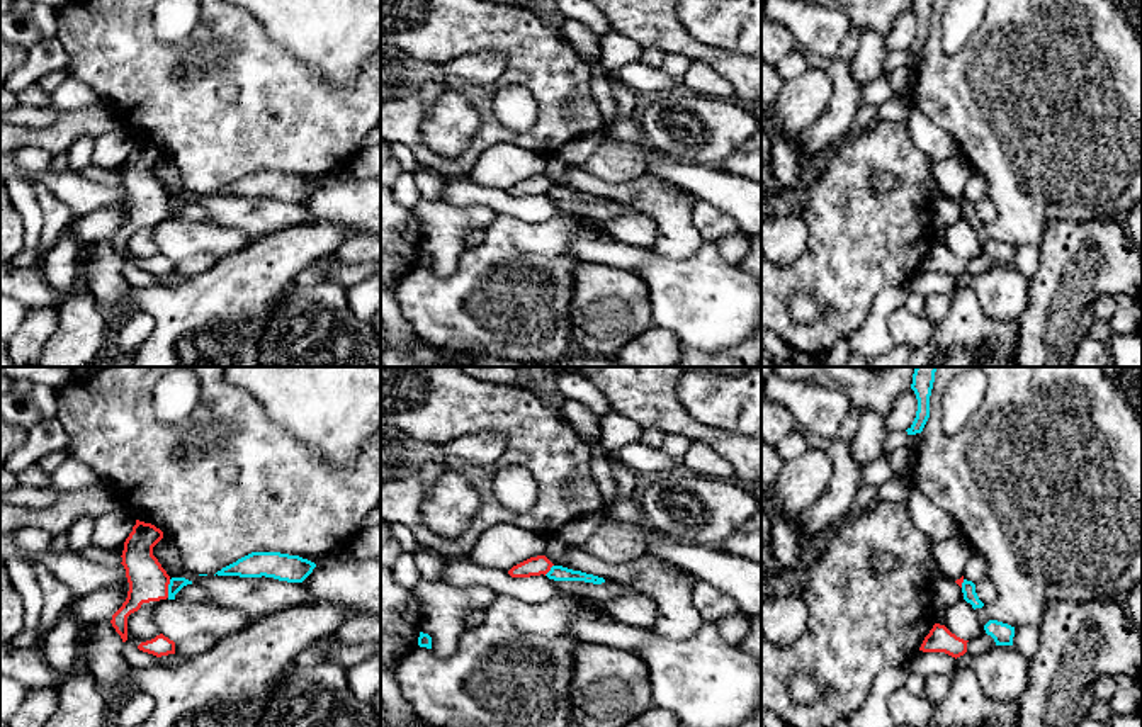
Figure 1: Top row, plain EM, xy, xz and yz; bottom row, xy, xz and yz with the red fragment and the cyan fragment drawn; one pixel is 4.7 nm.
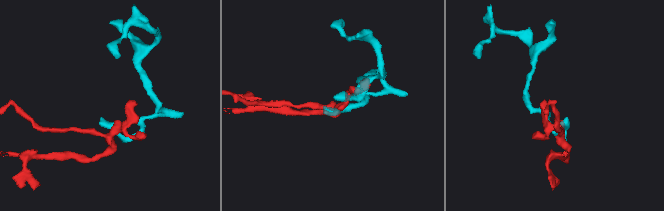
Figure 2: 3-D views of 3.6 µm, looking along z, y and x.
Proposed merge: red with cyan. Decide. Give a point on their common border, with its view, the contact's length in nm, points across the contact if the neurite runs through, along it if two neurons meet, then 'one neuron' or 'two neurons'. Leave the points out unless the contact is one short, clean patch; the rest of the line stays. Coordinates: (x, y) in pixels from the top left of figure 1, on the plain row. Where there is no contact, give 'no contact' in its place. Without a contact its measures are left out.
contact xy (167, 208); length 90 nm; two neurons

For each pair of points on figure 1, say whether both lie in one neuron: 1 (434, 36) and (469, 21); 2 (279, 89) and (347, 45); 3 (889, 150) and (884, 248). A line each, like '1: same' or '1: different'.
1: same
2: different
3: same

